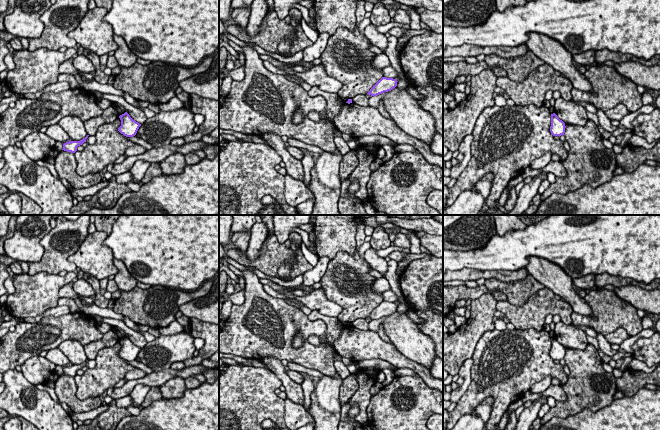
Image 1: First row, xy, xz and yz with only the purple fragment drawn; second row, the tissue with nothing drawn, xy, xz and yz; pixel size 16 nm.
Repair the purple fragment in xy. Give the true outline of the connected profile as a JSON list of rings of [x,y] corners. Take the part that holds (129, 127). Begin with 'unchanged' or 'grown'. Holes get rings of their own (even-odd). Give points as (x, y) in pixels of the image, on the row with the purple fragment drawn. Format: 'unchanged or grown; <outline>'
unchanged; [[[127,112],[120,115],[119,118],[121,126],[118,128],[118,131],[126,137],[135,136],[141,124],[133,120]]]

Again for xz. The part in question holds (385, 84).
unchanged; [[[382,77],[367,93],[371,97],[377,96],[384,92],[391,91],[397,86],[397,80],[393,78]]]

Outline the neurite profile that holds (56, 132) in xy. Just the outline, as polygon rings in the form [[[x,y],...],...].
[[[59,124],[49,126],[45,133],[48,137],[54,139],[56,142],[61,142],[64,144],[70,141],[69,135]]]

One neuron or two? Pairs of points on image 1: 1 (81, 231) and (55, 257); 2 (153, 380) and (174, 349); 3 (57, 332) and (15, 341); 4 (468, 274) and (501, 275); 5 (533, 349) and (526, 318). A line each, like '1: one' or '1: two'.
1: one
2: two
3: one
4: one
5: two

